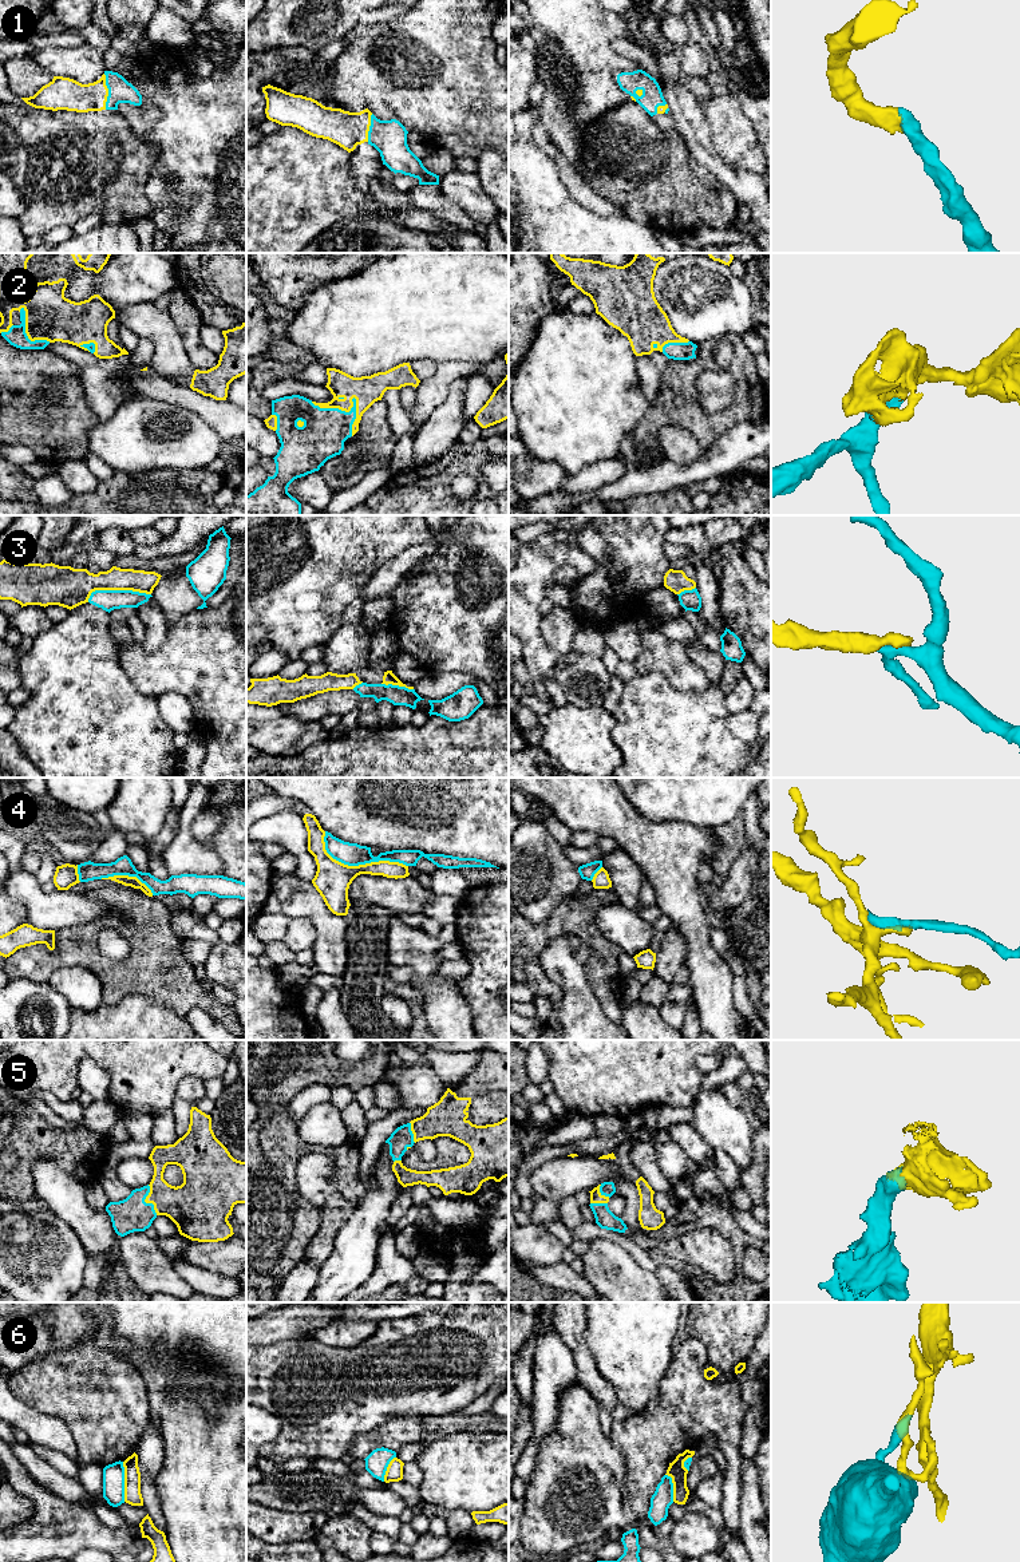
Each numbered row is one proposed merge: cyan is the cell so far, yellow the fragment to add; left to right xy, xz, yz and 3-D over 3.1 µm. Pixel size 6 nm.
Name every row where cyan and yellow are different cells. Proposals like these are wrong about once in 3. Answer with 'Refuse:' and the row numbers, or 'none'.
Refuse: 3, 4, 6

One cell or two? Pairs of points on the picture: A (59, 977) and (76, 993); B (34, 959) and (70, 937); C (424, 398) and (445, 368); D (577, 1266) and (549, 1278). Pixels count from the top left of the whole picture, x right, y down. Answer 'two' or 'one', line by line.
A: one
B: one
C: one
D: two

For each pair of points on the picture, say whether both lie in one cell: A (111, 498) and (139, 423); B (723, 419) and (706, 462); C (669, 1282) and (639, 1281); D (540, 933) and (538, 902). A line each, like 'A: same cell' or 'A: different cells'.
A: different cells
B: different cells
C: different cells
D: different cells

